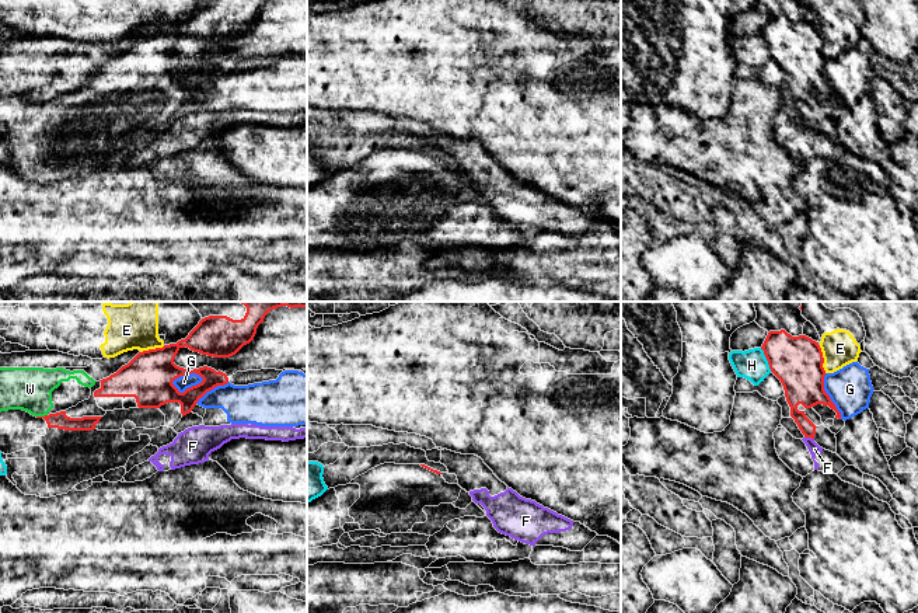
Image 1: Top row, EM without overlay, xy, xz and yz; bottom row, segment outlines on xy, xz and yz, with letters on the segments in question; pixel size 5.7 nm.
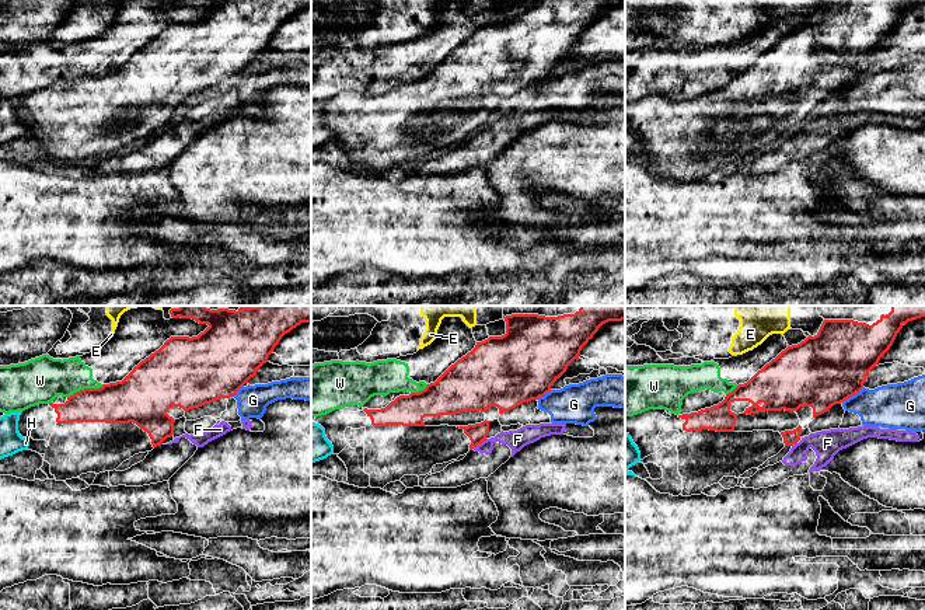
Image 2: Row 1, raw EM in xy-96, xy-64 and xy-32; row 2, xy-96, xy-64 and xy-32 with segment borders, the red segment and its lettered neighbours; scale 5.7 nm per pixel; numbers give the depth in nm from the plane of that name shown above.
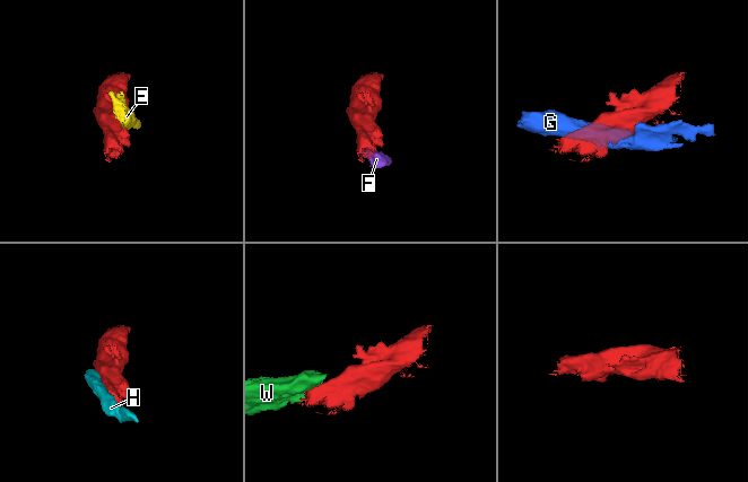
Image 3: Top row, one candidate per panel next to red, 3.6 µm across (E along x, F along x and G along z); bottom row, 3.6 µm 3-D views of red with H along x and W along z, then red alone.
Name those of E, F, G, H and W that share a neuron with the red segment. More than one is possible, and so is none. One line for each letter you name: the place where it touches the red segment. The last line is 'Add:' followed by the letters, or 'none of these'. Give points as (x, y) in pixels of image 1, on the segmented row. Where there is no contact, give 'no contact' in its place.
Add: none of these

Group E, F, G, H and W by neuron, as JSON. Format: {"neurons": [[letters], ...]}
{"neurons": [["E"], ["F"], ["G"], ["H"], ["W"]]}

